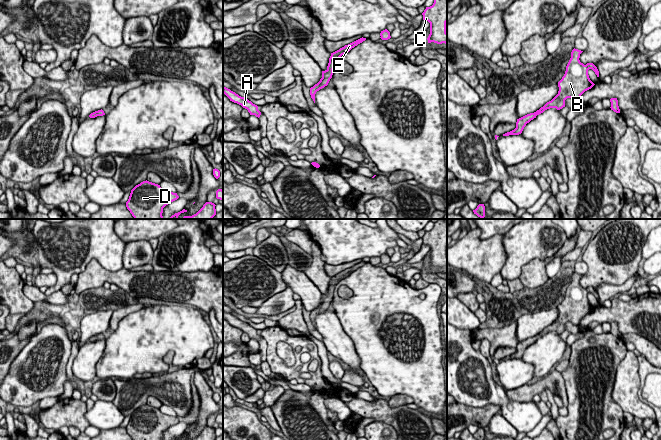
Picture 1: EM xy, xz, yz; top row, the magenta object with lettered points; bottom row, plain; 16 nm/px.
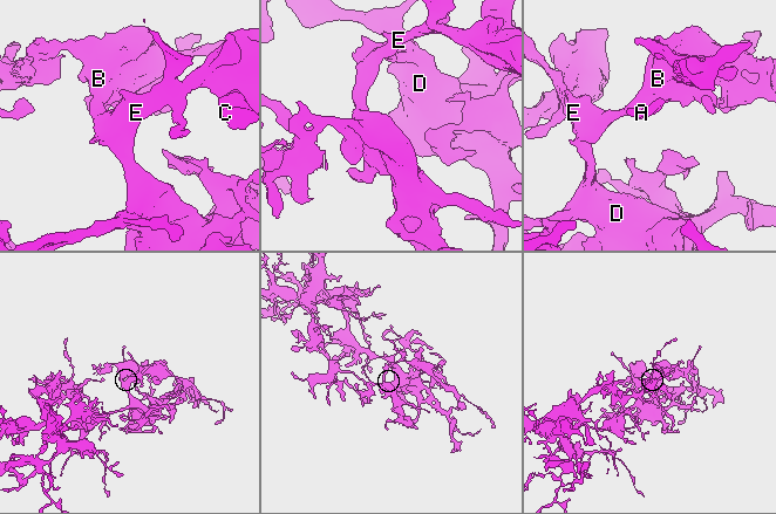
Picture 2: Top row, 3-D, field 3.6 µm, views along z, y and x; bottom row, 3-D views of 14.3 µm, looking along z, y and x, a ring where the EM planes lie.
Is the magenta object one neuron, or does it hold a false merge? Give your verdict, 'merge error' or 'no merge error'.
no merge error

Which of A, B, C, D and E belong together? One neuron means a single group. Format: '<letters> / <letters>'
A B C D E

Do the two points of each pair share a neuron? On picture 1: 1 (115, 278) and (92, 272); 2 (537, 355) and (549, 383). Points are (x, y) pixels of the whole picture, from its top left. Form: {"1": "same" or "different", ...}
{"1": "same", "2": "different"}

